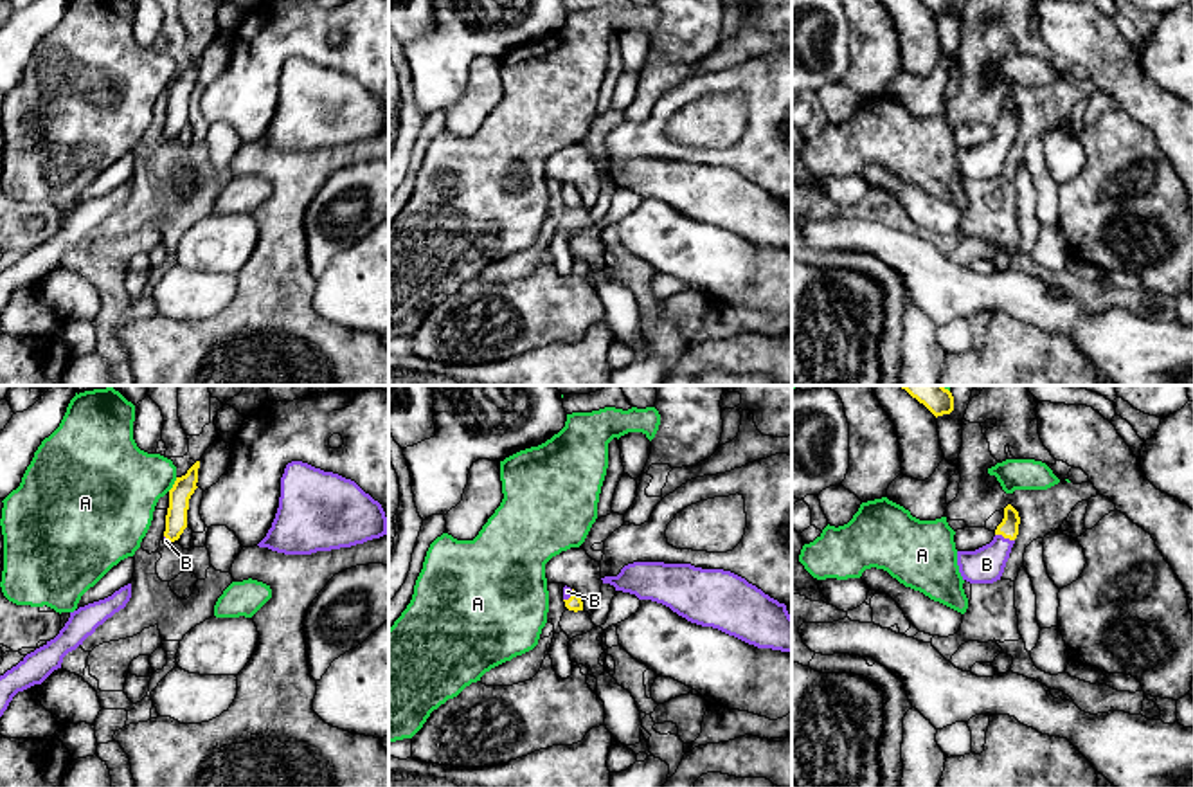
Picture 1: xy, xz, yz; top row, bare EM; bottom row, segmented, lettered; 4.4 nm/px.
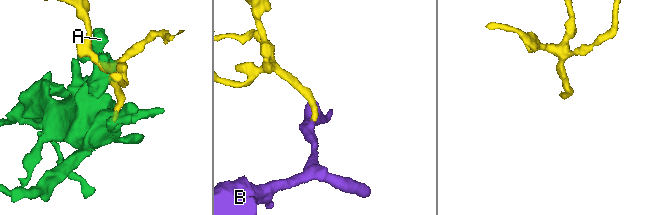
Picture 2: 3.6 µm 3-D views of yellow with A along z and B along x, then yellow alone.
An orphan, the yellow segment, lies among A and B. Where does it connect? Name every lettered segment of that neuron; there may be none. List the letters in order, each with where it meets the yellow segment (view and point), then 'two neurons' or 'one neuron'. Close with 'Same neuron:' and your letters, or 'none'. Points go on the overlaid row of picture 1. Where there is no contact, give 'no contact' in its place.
A: contact xy (173, 485); two neurons
B: contact yz (1004, 537); one neuron
Same neuron: B

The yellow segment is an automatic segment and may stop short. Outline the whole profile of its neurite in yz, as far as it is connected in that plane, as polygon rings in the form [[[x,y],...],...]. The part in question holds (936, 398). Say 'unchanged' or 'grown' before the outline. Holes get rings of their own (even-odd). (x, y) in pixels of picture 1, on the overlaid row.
unchanged; [[[900,385],[923,403],[936,418],[954,411],[954,396],[943,385]]]

